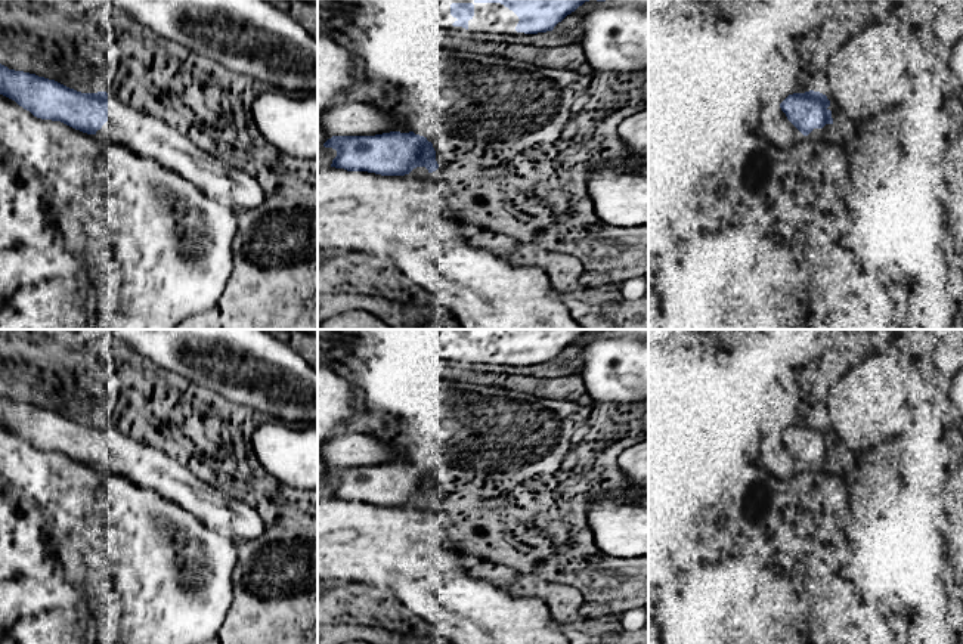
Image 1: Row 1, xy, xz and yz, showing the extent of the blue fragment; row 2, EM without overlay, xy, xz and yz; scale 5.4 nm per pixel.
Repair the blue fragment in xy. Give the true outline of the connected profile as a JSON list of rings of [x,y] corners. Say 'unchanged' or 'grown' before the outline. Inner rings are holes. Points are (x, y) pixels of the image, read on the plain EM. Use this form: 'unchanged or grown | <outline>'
unchanged | [[[0,394],[0,425],[41,451],[61,452],[96,465],[108,452],[108,424],[81,424],[55,411],[9,400]]]

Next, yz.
grown | [[[820,422],[789,425],[780,439],[803,467],[808,467],[814,459],[823,459],[826,455],[833,455],[839,462],[851,458],[848,446],[840,439],[833,437],[827,427]]]

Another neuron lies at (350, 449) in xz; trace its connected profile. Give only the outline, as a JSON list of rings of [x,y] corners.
[[[344,433],[323,442],[318,452],[331,467],[375,467],[397,462],[403,451],[362,433]]]

